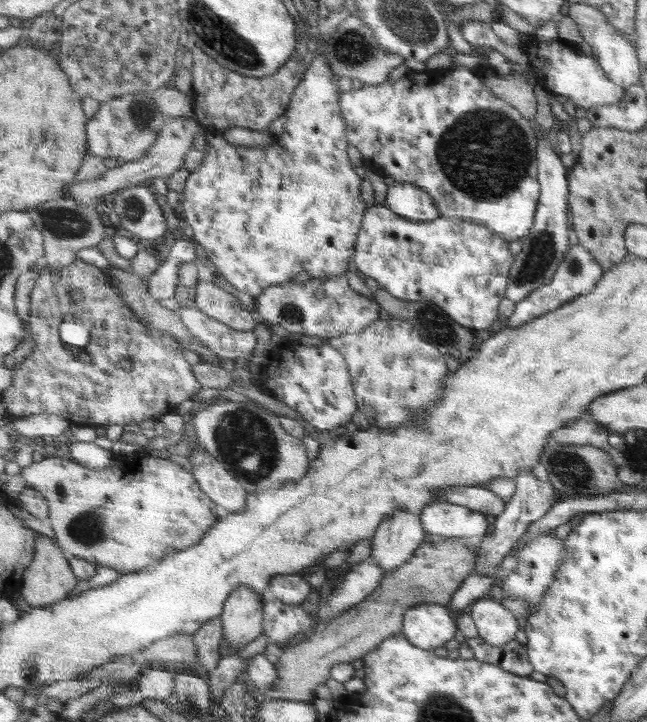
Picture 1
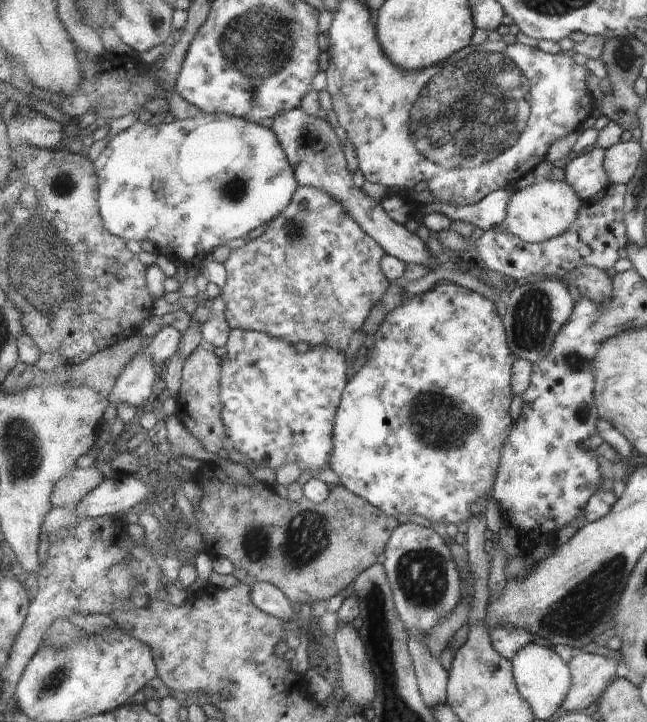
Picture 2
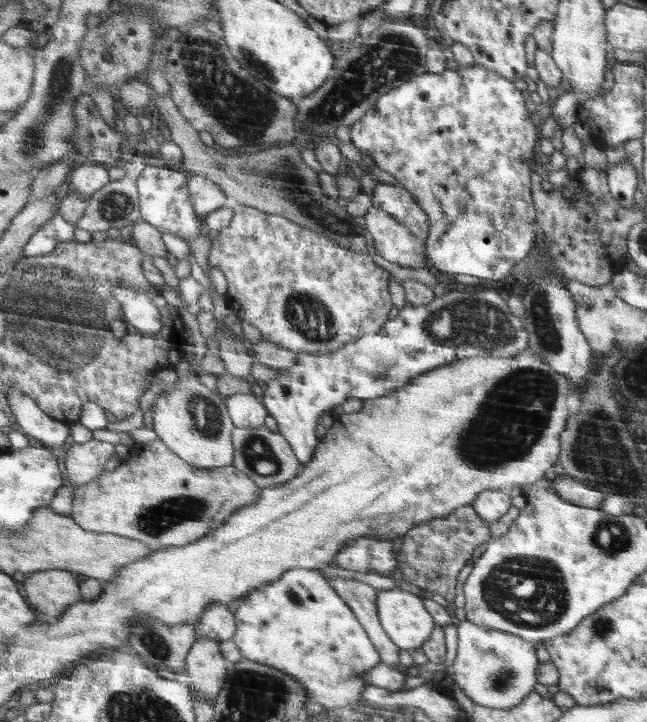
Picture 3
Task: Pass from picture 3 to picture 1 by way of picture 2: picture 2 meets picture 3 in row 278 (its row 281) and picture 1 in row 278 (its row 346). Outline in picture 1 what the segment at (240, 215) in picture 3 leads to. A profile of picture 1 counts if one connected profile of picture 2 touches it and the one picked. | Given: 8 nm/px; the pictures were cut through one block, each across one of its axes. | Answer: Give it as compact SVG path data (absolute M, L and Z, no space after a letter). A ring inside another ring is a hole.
M346 275L331 276L326 280L310 278L304 283L294 283L293 280L275 284L266 288L262 294L256 296L258 312L262 316L264 324L280 325L288 332L296 332L306 336L319 336L324 339L332 339L348 333L357 333L378 322L380 307L372 299L364 298L364 295L356 294L348 286ZM322 290L322 297L316 296L316 292Z

